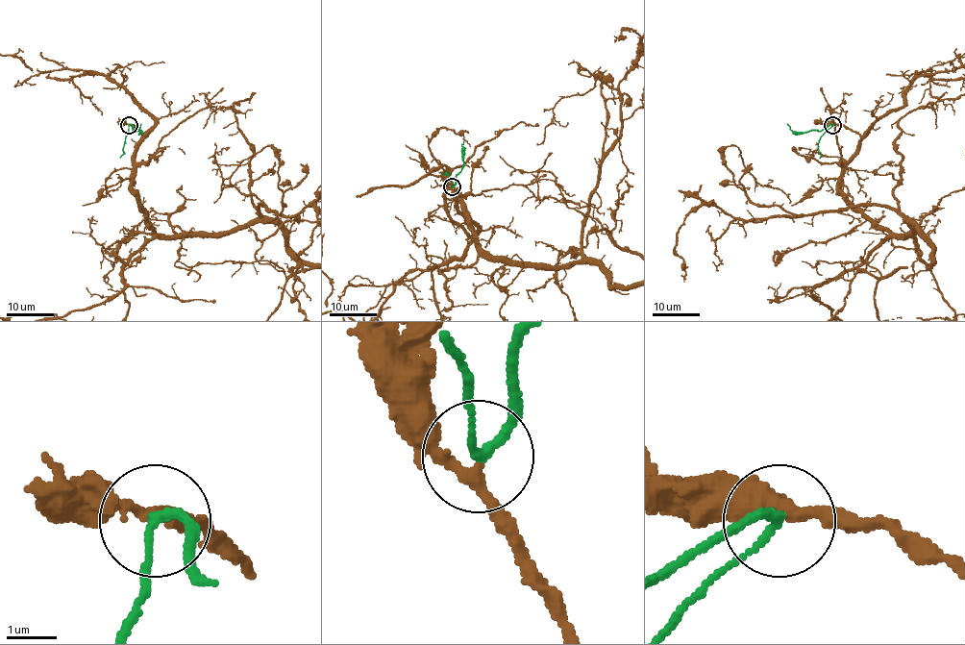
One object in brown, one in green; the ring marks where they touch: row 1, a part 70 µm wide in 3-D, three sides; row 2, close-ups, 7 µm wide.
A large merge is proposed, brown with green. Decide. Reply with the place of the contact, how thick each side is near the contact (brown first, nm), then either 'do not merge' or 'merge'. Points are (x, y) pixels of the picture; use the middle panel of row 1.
(452, 186) | 200/160 nm | merge

